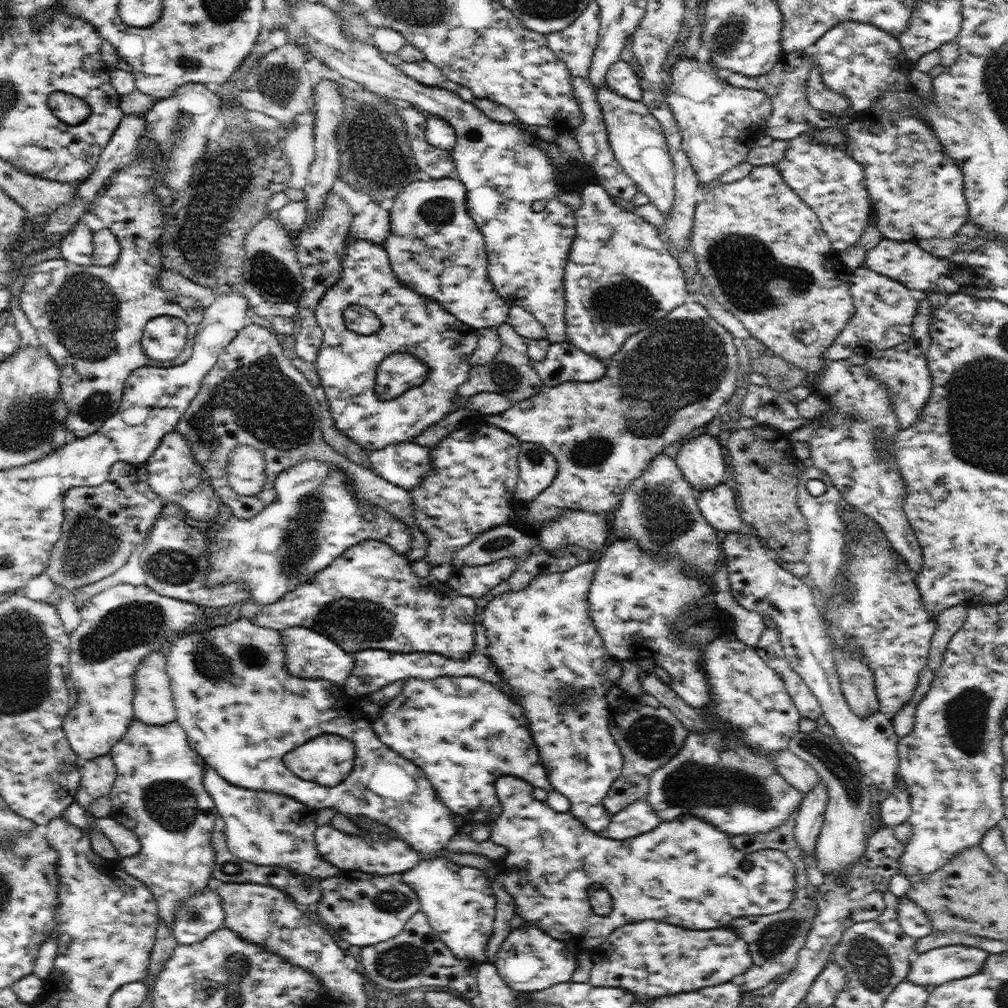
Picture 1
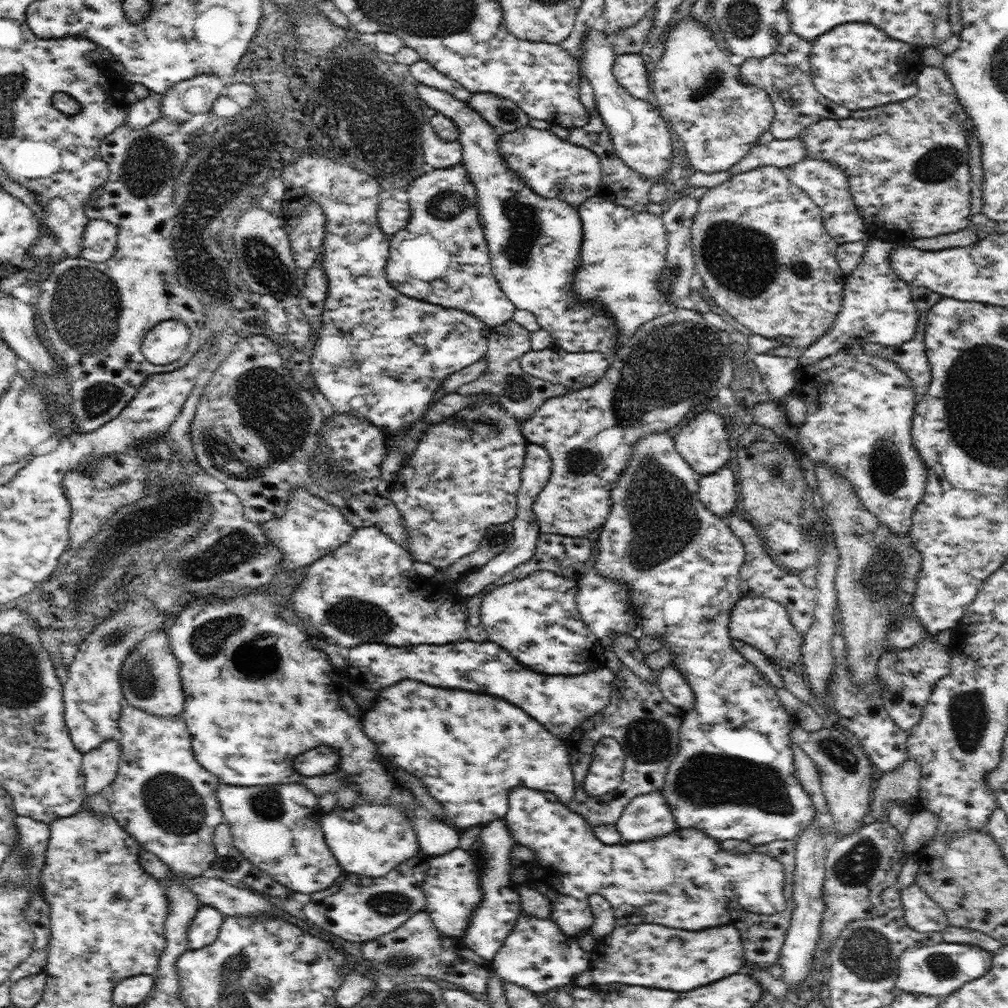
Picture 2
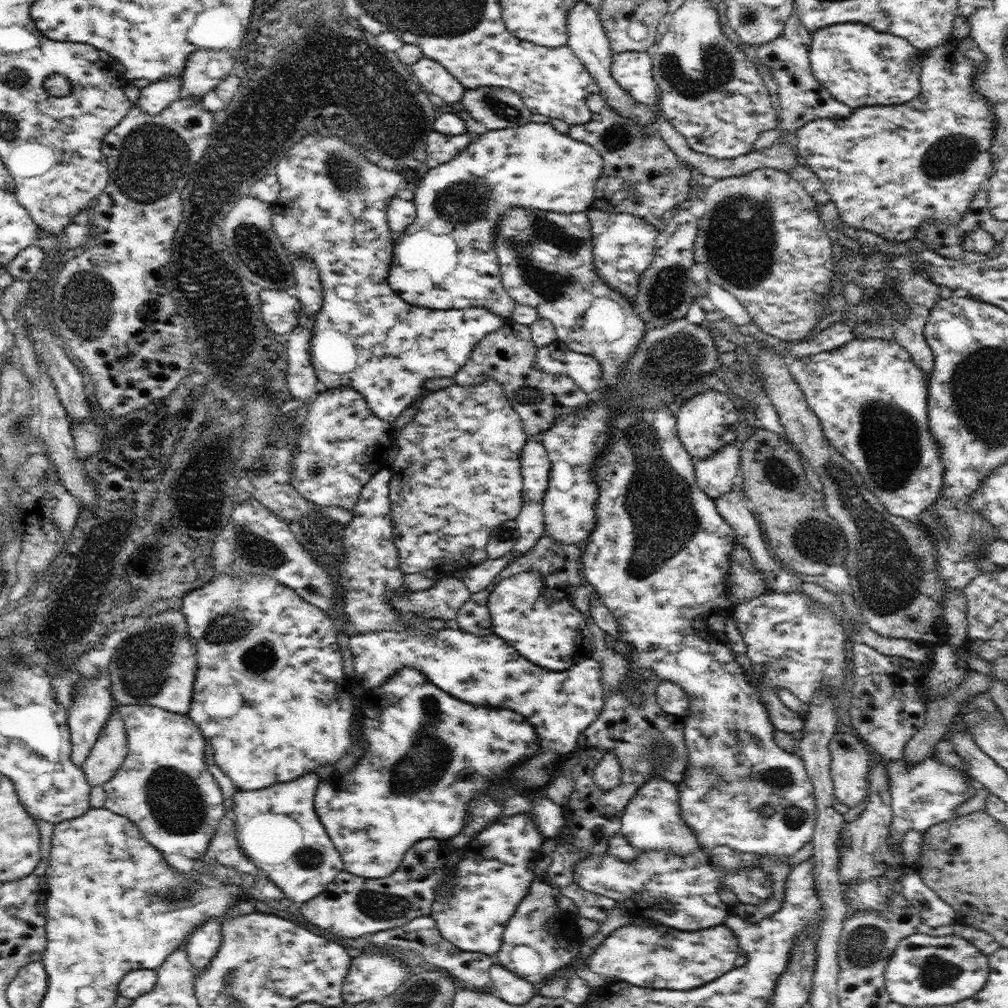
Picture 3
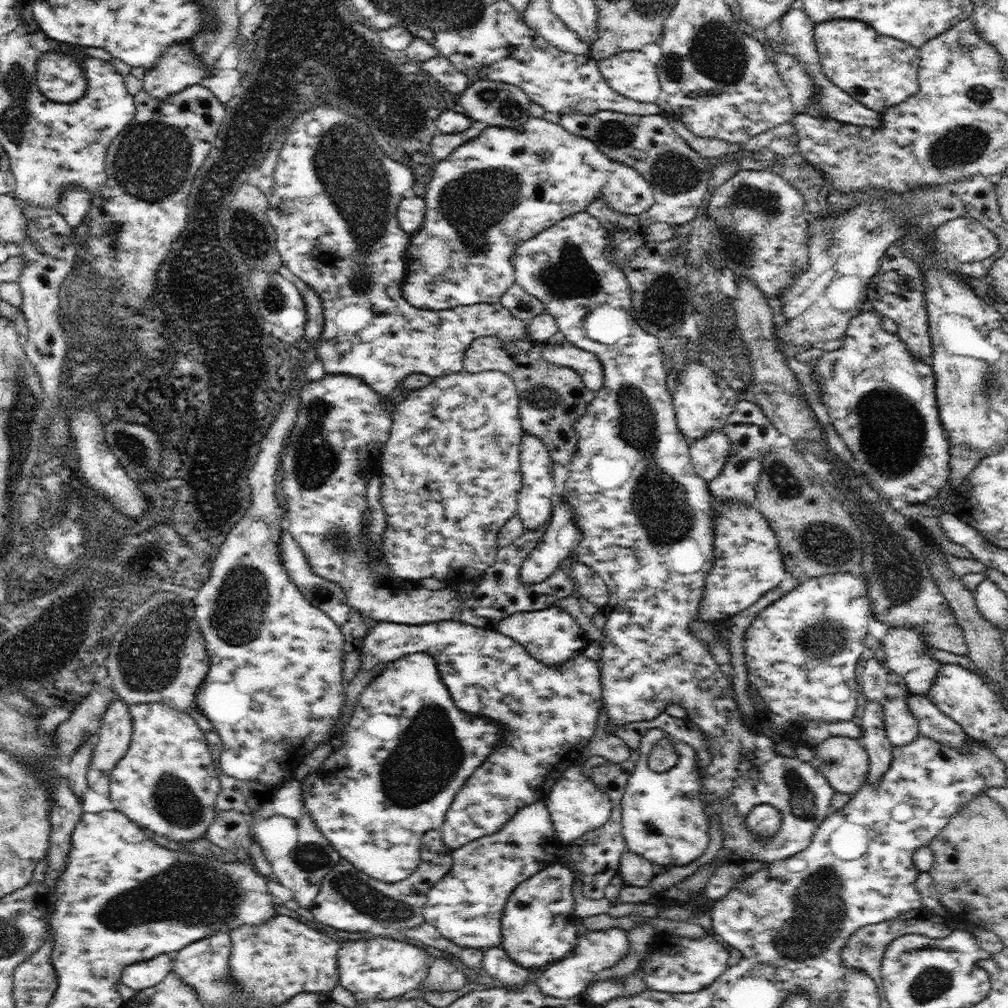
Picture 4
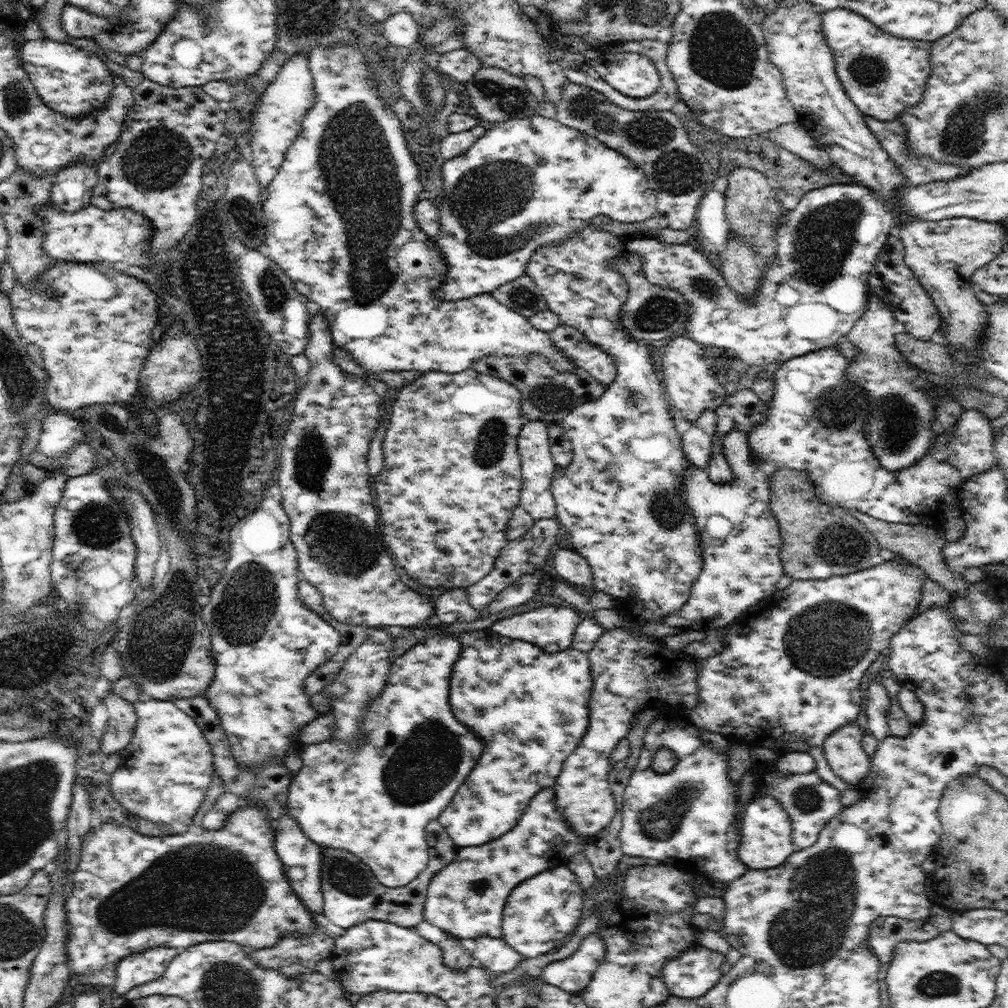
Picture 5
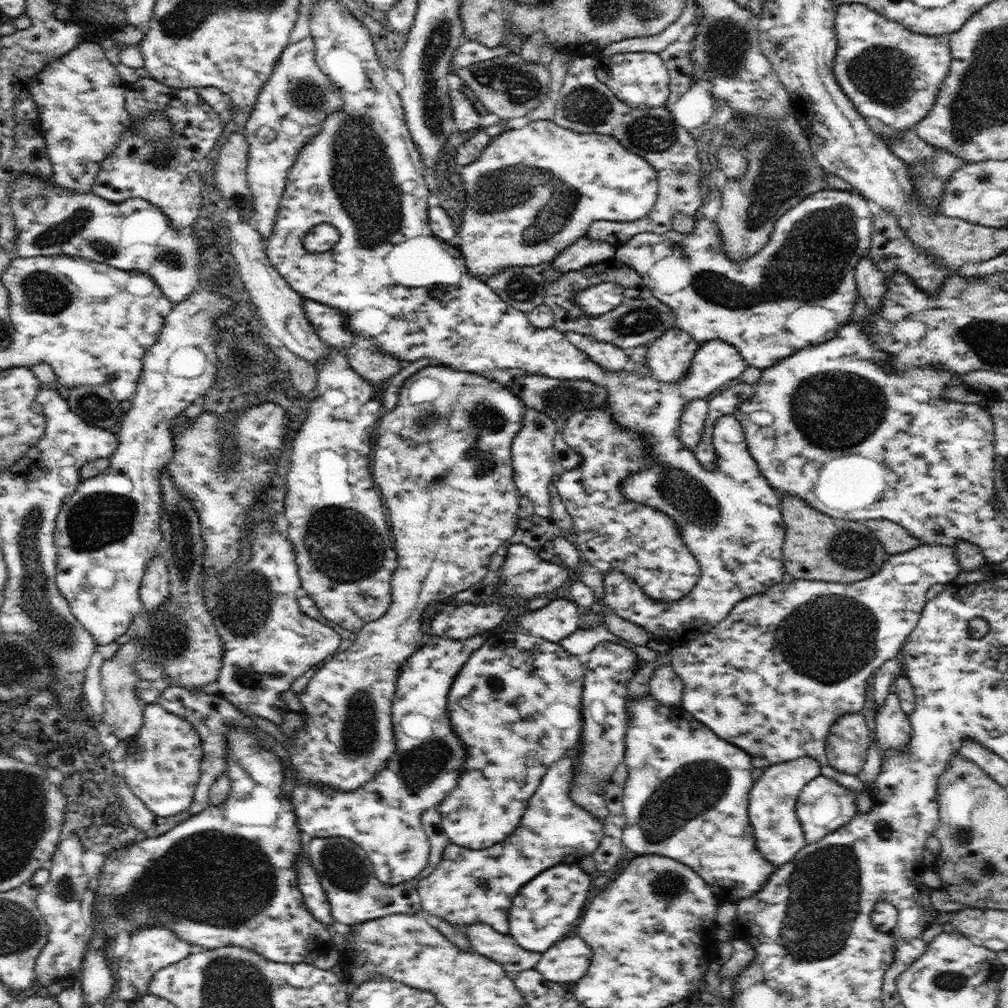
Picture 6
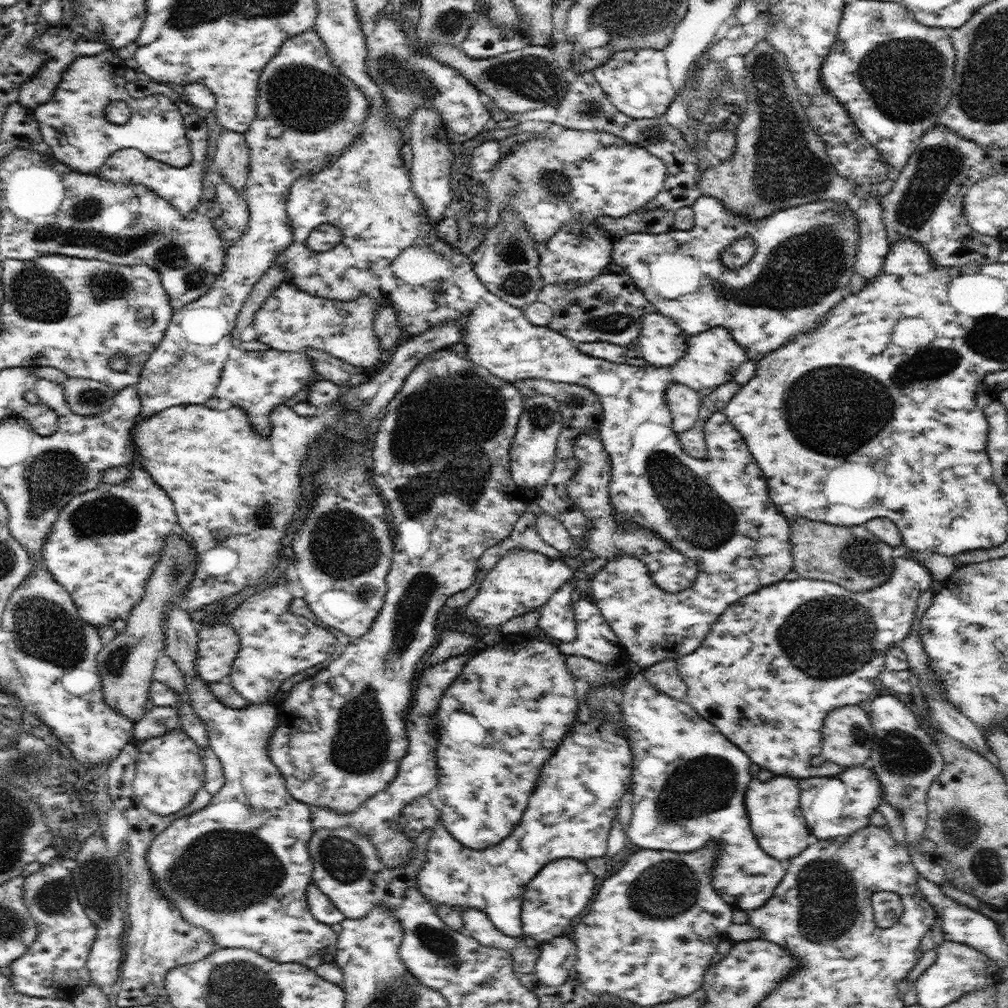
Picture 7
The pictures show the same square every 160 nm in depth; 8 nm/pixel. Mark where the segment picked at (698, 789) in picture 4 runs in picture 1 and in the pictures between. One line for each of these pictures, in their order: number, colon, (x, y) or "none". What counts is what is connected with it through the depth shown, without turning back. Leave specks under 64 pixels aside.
1: (636, 818)
2: (645, 817)
3: (652, 820)

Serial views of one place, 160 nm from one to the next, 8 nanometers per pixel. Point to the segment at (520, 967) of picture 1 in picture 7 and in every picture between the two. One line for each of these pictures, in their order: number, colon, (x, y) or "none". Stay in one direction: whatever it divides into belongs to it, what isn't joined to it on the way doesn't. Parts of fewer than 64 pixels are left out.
2: (537, 955)
3: (540, 941)
4: (539, 927)
5: (541, 913)
6: (544, 911)
7: (564, 888)

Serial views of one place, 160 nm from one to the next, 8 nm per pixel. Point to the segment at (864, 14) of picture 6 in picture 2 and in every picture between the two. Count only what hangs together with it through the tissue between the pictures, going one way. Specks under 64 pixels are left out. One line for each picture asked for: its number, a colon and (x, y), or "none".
2: (854, 64)
3: (861, 67)
4: (880, 71)
5: (883, 75)

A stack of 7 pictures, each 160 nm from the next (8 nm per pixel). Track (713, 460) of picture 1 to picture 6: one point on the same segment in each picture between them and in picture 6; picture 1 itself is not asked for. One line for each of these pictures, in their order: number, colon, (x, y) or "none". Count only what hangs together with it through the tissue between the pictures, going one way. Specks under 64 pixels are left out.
2: (703, 441)
3: (706, 422)
4: (702, 401)
5: (690, 386)
6: (669, 357)

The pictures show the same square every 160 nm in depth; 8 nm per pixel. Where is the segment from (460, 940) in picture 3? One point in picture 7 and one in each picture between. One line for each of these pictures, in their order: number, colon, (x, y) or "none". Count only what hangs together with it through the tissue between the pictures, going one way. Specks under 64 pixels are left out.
4: (466, 905)
5: (466, 899)
6: (469, 886)
7: (570, 813)

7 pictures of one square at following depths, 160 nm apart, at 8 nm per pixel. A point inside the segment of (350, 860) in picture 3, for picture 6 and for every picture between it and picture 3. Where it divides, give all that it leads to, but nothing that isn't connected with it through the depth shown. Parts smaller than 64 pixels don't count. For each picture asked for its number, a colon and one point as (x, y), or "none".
4: (407, 751)
5: (374, 796)
6: (383, 816)

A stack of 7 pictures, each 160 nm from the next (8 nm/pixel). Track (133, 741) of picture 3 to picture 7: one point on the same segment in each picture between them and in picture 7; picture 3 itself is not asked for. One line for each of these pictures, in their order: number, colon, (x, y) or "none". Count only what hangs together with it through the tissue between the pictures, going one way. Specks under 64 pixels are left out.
4: (166, 782)
5: (164, 773)
6: (162, 767)
7: (170, 770)

